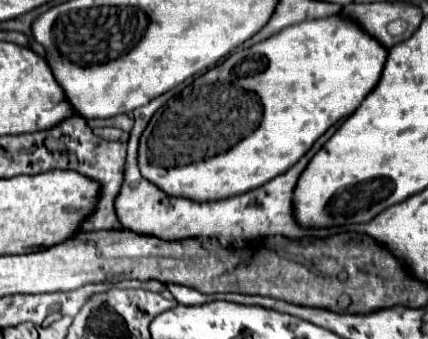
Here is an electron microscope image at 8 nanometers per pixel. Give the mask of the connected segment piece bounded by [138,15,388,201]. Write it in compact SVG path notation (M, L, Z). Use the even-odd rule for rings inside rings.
M340 15L292 25L266 41L234 51L162 107L152 133L140 139L138 169L144 179L170 197L192 201L228 199L256 189L290 169L332 123L356 111L362 99L376 87L386 55L388 51L382 45L376 45L372 37Z

